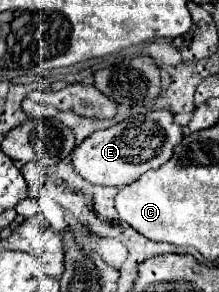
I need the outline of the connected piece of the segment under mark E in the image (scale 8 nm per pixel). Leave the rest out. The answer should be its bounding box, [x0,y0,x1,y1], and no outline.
[73,110,183,188]

